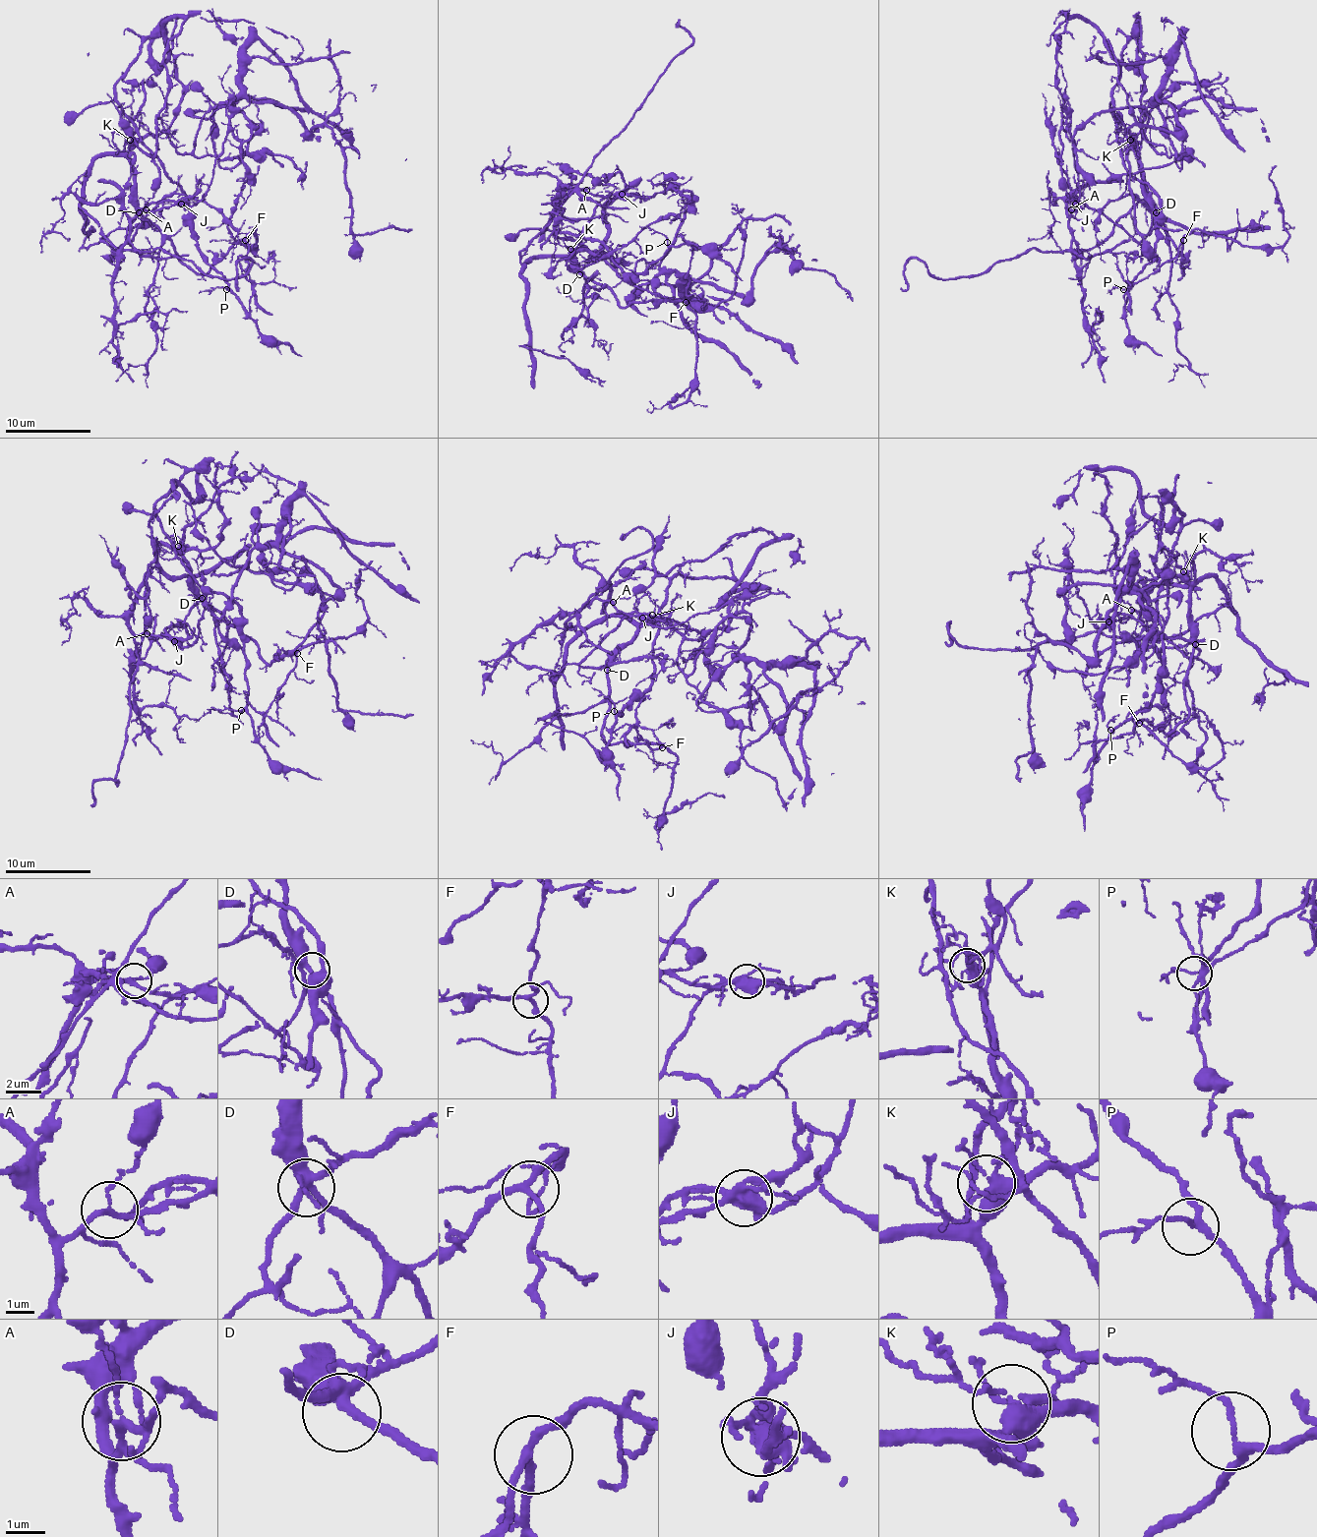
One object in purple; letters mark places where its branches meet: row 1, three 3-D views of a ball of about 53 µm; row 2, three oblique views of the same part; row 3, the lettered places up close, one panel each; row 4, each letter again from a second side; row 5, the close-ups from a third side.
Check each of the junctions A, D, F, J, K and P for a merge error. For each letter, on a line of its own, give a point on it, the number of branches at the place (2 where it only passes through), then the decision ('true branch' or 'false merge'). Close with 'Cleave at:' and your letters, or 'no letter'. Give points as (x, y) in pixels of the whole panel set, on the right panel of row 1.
A: (1071, 209) | 3 | false merge
D: (1156, 212) | 5 | true branch
F: (1183, 240) | 3 | true branch
J: (1075, 204) | 5 | false merge
K: (1130, 140) | 6 | true branch
P: (1123, 289) | 3 | true branch
Cleave at: A, J

